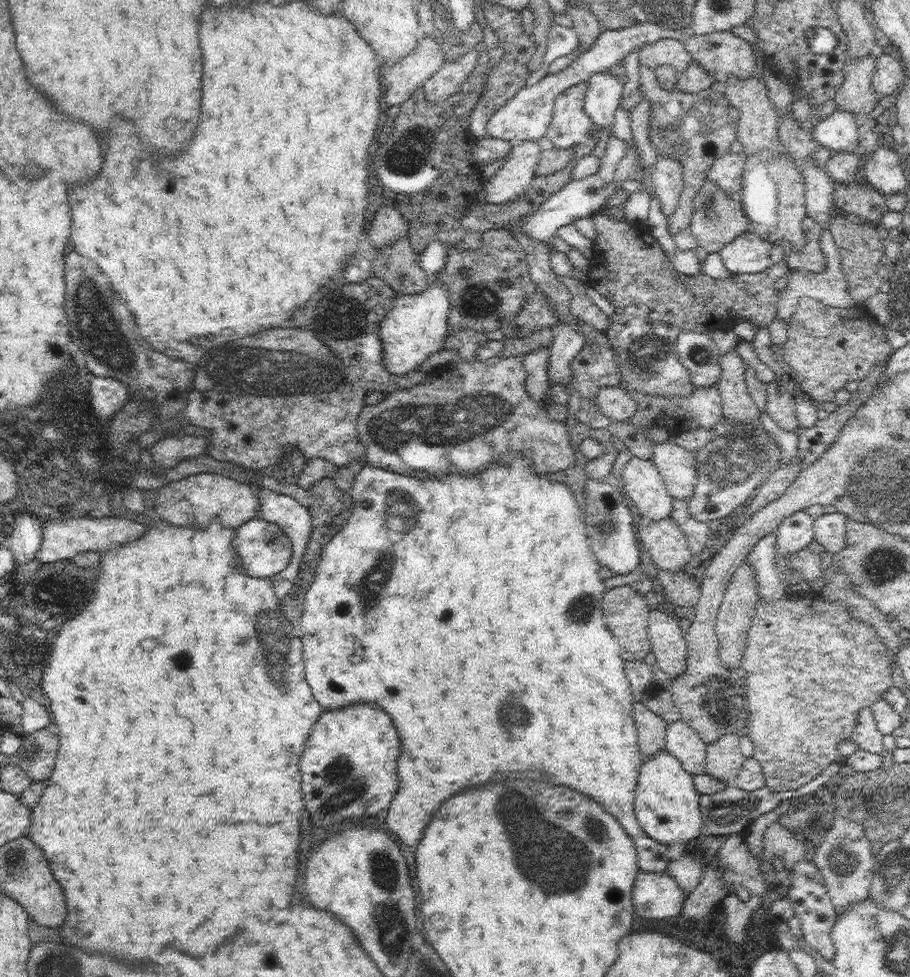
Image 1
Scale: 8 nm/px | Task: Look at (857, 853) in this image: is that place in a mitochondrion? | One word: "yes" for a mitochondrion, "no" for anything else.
yes

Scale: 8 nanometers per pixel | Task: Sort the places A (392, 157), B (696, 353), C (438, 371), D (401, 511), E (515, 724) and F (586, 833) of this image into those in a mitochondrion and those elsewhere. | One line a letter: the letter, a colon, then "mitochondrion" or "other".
A: mitochondrion
B: mitochondrion
C: other
D: mitochondrion
E: mitochondrion
F: mitochondrion

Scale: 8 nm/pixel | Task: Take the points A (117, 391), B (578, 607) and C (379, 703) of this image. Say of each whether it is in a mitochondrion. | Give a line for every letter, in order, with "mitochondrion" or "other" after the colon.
A: mitochondrion
B: mitochondrion
C: other

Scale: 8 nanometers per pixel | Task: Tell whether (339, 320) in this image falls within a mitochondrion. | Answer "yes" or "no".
yes

